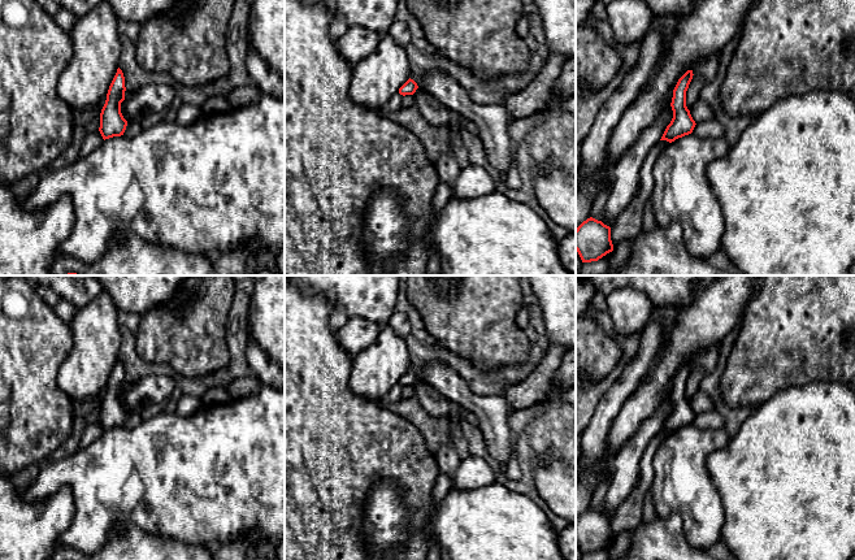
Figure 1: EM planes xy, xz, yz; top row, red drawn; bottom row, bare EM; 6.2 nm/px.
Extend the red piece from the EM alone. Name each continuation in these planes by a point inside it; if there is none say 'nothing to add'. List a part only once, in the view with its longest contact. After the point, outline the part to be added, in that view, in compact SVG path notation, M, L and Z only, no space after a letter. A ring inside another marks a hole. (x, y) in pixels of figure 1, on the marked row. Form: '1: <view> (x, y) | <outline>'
nothing to add

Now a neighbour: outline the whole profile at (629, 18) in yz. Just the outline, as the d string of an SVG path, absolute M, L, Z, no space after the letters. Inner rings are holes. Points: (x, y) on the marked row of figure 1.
M613 0L606 10L620 47L638 40L652 18L652 10L642 0Z

